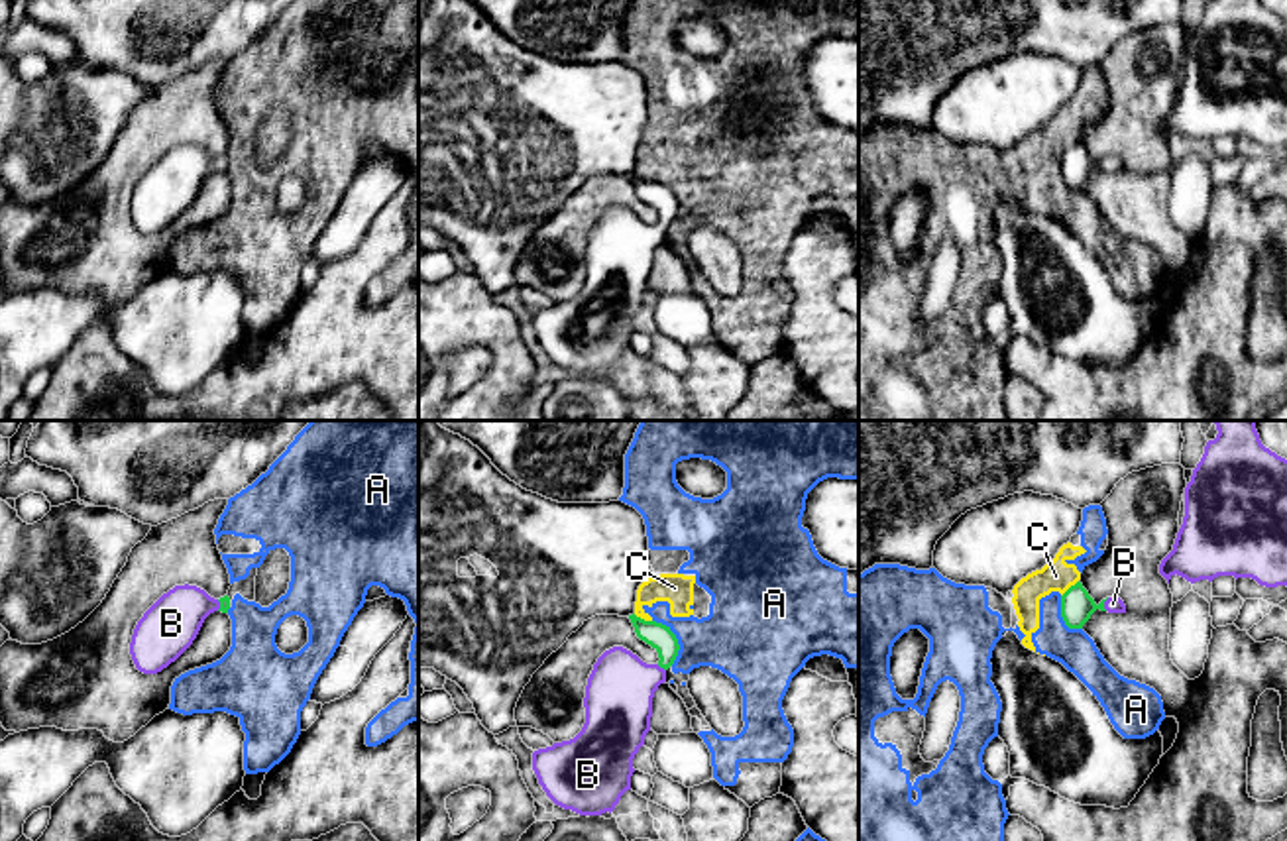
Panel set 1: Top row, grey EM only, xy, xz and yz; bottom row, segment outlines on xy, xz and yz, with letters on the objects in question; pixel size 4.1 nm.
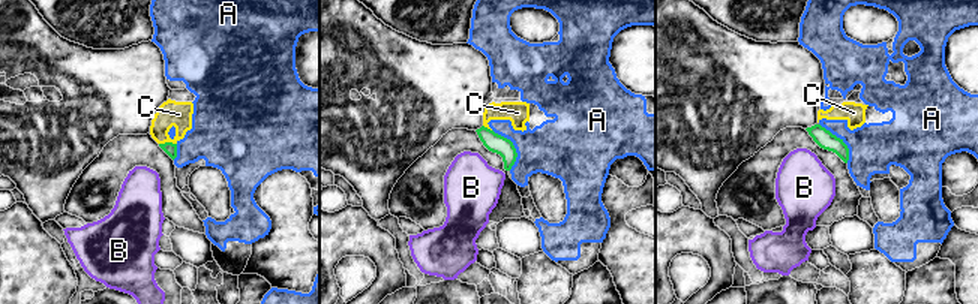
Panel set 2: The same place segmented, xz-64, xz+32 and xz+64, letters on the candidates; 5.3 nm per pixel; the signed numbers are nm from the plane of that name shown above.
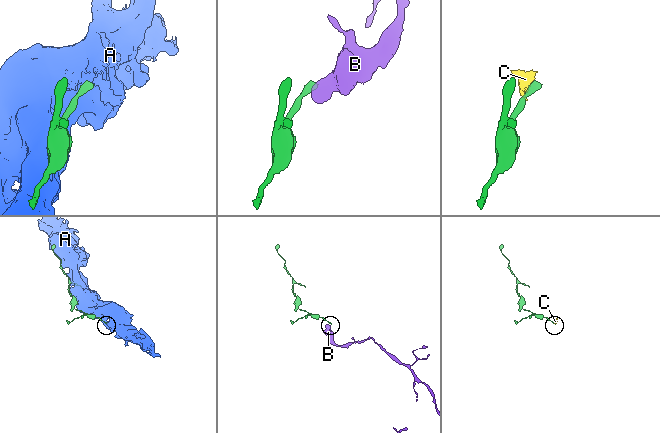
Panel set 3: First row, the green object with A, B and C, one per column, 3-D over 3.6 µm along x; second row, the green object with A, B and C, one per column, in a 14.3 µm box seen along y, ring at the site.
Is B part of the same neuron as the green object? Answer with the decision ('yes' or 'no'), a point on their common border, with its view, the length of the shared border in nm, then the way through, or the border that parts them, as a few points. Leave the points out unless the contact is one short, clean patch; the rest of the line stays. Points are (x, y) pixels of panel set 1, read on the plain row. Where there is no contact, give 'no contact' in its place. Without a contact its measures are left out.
yes; meets green in yz at (1103, 164); contact 60 nm long; runs through yz (1077, 166), (1103, 164), (1113, 164)

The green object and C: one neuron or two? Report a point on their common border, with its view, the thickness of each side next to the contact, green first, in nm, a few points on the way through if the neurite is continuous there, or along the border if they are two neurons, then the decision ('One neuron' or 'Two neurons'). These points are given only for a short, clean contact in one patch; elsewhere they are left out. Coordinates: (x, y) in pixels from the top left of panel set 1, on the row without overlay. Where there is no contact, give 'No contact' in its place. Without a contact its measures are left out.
Touches green at xz (643, 179). Thickness 100 nm (green) against 130 nm. Boundary: xz (633, 173), (651, 181). Two neurons

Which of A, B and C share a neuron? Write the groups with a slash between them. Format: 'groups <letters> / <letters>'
groups A C / B

